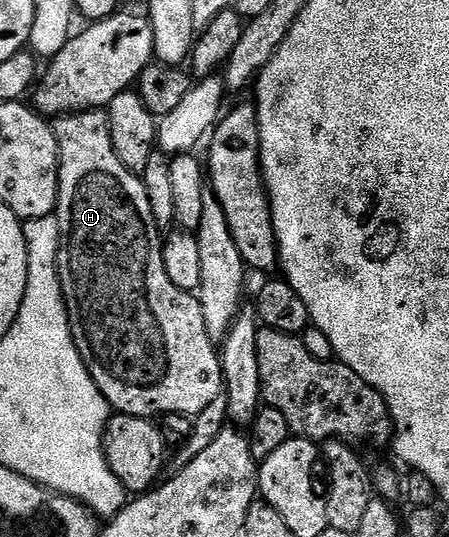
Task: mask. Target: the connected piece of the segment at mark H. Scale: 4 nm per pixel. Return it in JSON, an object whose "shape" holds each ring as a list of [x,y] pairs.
{"shape":[[[91,109],[91,110],[88,110],[88,111],[72,111],[72,112],[70,112],[70,114],[69,114],[69,115],[60,115],[60,116],[57,116],[57,118],[55,118],[55,119],[54,119],[54,120],[53,120],[53,123],[52,123],[52,126],[53,126],[53,128],[54,128],[54,132],[55,132],[55,133],[56,133],[56,141],[57,141],[57,142],[58,142],[58,210],[57,210],[57,212],[56,212],[56,218],[57,218],[57,220],[58,220],[58,224],[59,224],[59,225],[60,225],[60,237],[61,237],[61,238],[62,238],[62,239],[61,239],[61,240],[60,240],[60,241],[59,241],[59,242],[58,242],[58,280],[59,280],[59,281],[60,281],[60,285],[61,285],[61,286],[62,286],[62,296],[63,296],[63,297],[64,297],[64,301],[65,301],[65,302],[66,302],[66,308],[67,308],[67,309],[68,309],[68,321],[69,321],[69,322],[70,322],[70,328],[71,328],[71,329],[72,329],[72,337],[73,337],[73,338],[74,338],[74,340],[75,340],[75,341],[76,341],[76,349],[77,349],[77,350],[78,350],[78,352],[79,352],[79,353],[80,353],[80,357],[81,357],[81,358],[82,358],[82,360],[83,360],[83,361],[84,361],[84,365],[85,365],[85,366],[86,366],[86,368],[87,368],[87,369],[88,369],[88,373],[92,373],[92,381],[96,381],[96,385],[97,385],[97,386],[98,386],[98,388],[99,388],[99,389],[100,389],[100,393],[104,393],[104,397],[105,397],[105,398],[106,398],[106,399],[107,399],[107,400],[108,400],[108,401],[109,401],[109,403],[110,403],[110,406],[111,406],[111,408],[113,408],[113,410],[114,410],[114,411],[115,411],[115,412],[118,412],[118,413],[121,413],[121,414],[123,414],[123,415],[135,415],[135,416],[136,416],[136,417],[144,417],[144,418],[145,418],[145,419],[149,419],[149,418],[151,418],[151,417],[161,417],[161,416],[163,416],[163,415],[171,415],[171,414],[172,414],[172,413],[180,413],[180,414],[181,414],[181,415],[188,415],[188,416],[191,416],[191,417],[193,417],[193,416],[196,416],[196,415],[198,415],[198,414],[199,414],[199,413],[200,413],[200,409],[204,409],[204,408],[205,408],[205,407],[206,407],[206,406],[207,406],[207,405],[209,405],[209,404],[210,404],[210,402],[212,402],[212,401],[213,401],[213,399],[214,399],[214,398],[216,398],[216,396],[218,396],[218,395],[220,395],[220,394],[223,394],[223,391],[224,391],[224,384],[223,384],[223,382],[222,382],[222,360],[221,360],[221,358],[220,358],[220,351],[219,351],[219,348],[218,348],[218,347],[217,347],[217,346],[216,346],[216,344],[215,344],[215,343],[213,343],[213,342],[212,342],[212,341],[211,341],[211,339],[210,339],[210,338],[209,338],[209,337],[208,337],[208,329],[204,329],[204,313],[203,313],[203,312],[202,312],[202,310],[201,310],[201,309],[200,309],[200,301],[199,301],[199,300],[198,300],[198,296],[197,296],[197,294],[194,294],[194,293],[191,293],[191,292],[188,292],[188,291],[185,291],[185,290],[184,290],[184,289],[176,289],[176,285],[172,285],[172,281],[171,281],[171,279],[170,279],[170,278],[168,278],[168,273],[164,273],[164,257],[163,257],[163,256],[162,256],[162,245],[163,245],[163,242],[164,242],[164,239],[163,239],[163,236],[162,236],[162,235],[161,235],[161,234],[160,234],[160,228],[159,228],[159,226],[158,226],[158,223],[157,223],[157,222],[156,222],[156,220],[154,220],[154,218],[153,218],[153,217],[152,217],[152,205],[148,205],[148,193],[147,193],[147,192],[146,192],[146,187],[145,187],[145,186],[144,186],[144,184],[142,184],[142,181],[141,181],[141,178],[139,178],[139,176],[137,176],[137,175],[133,175],[133,174],[132,174],[132,173],[131,173],[131,172],[130,172],[130,171],[129,171],[129,170],[128,170],[128,169],[124,169],[124,165],[120,165],[120,157],[116,157],[116,149],[115,149],[115,148],[114,148],[114,146],[113,146],[113,145],[112,145],[112,133],[111,133],[111,132],[110,132],[110,122],[109,122],[109,121],[108,121],[108,117],[107,117],[107,116],[106,116],[106,111],[105,111],[105,110],[102,110],[102,109]]]}

